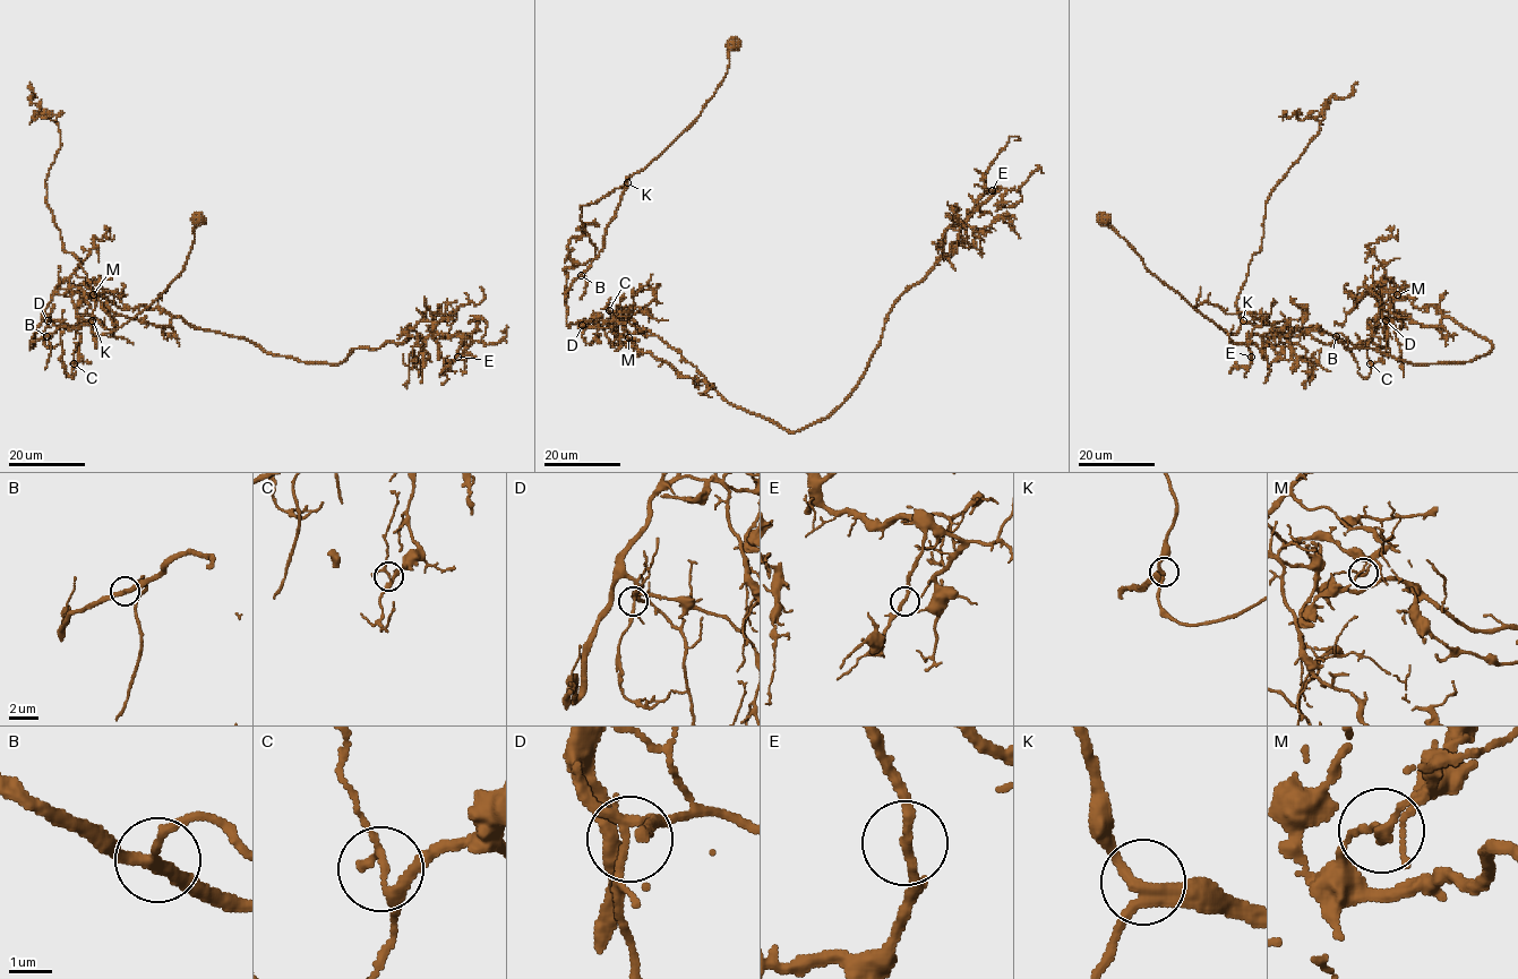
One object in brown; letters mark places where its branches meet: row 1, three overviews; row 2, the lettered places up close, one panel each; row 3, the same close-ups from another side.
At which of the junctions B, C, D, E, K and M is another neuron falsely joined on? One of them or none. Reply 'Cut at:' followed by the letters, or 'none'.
Cut at: M

